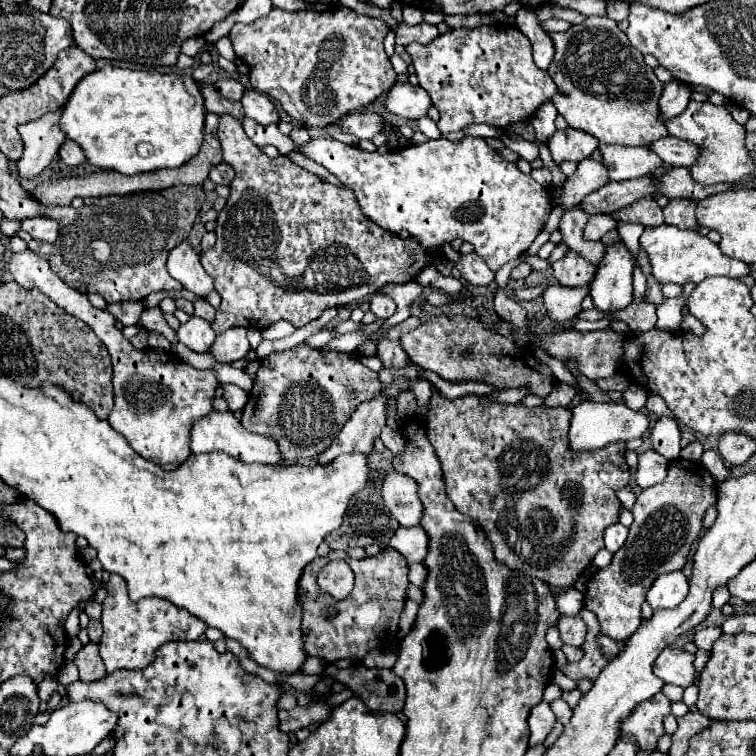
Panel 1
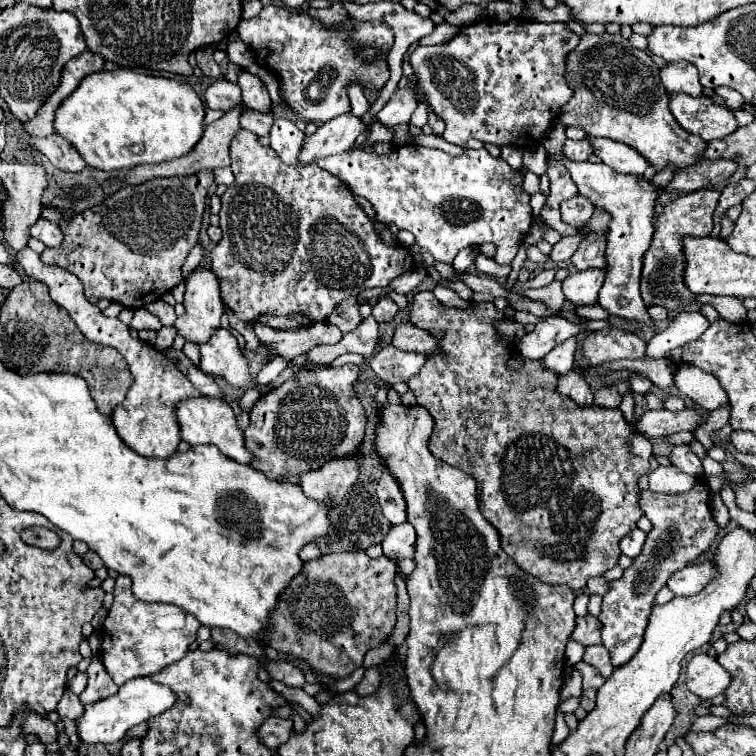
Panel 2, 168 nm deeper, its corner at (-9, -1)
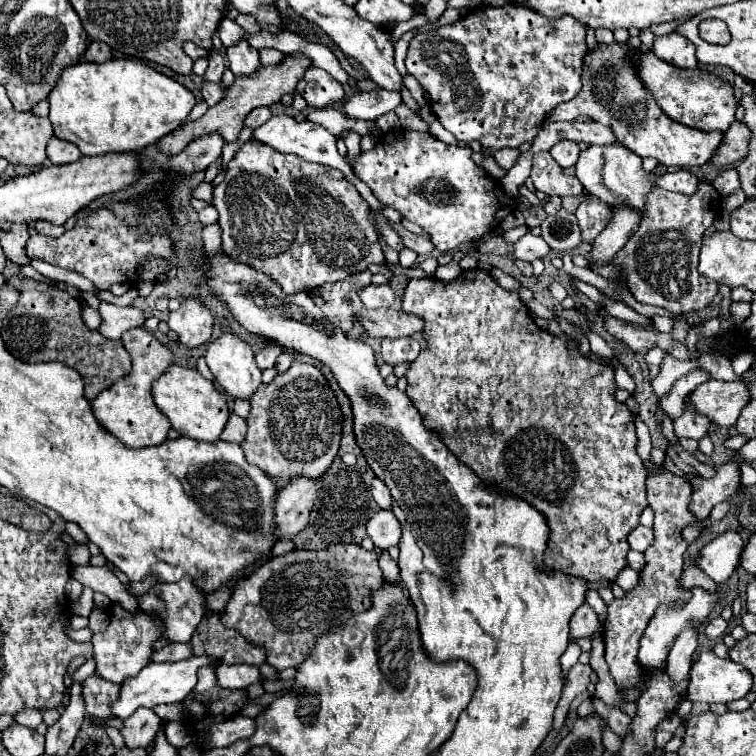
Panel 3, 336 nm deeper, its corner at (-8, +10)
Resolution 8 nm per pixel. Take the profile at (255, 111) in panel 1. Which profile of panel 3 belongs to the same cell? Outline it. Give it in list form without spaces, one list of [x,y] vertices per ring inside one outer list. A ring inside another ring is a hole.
[[[240,41],[238,45],[226,49],[226,55],[230,61],[230,69],[236,77],[252,77],[262,67],[258,51],[246,41]]]

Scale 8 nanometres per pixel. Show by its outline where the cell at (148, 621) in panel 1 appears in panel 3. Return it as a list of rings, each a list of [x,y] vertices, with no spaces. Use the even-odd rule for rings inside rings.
[[[112,603],[110,605],[110,625],[102,633],[92,635],[94,645],[94,661],[96,661],[96,673],[108,681],[122,683],[126,677],[138,673],[144,665],[150,663],[150,657],[154,653],[154,643],[162,637],[166,631],[166,625],[162,617],[146,611],[130,613],[122,605]],[[128,643],[128,647],[126,647]]]

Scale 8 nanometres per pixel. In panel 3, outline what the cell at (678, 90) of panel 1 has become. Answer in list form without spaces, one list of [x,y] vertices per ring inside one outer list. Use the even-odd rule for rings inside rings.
[[[670,33],[668,37],[658,37],[654,41],[654,53],[658,59],[680,69],[694,69],[698,65],[694,45],[686,37],[680,37],[676,33]]]

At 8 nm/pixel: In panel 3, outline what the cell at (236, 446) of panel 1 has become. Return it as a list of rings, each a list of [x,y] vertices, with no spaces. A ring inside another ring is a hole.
[[[174,365],[172,369],[166,371],[166,375],[154,381],[152,395],[158,409],[170,419],[172,427],[184,437],[216,443],[230,417],[224,393],[218,391],[218,387],[212,381],[204,379],[196,369]]]

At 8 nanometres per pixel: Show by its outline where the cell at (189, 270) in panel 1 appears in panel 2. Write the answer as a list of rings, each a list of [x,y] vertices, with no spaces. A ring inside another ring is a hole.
[[[195,270],[185,284],[185,314],[179,316],[173,326],[187,342],[203,344],[221,326],[223,302],[219,280],[211,270]]]

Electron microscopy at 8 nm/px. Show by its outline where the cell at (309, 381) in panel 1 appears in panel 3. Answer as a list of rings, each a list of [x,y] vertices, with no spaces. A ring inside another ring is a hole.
[[[294,361],[288,371],[278,373],[274,391],[260,385],[250,397],[252,409],[248,417],[248,433],[240,447],[246,459],[266,471],[270,477],[292,479],[296,475],[320,477],[324,475],[340,449],[342,439],[342,411],[330,387],[324,387],[322,371],[310,363]]]

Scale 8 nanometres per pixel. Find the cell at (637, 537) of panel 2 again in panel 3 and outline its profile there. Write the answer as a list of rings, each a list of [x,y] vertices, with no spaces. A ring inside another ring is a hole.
[[[638,525],[636,529],[632,529],[628,533],[628,543],[634,551],[640,551],[644,553],[648,547],[650,547],[650,541],[652,541],[652,527],[642,527]]]

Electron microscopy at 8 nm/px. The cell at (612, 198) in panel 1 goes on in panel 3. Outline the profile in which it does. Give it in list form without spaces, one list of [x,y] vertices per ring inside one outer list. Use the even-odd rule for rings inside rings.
[[[736,120],[734,125],[724,133],[724,139],[710,159],[710,163],[716,167],[724,167],[728,163],[740,163],[747,155],[751,136],[748,126]]]

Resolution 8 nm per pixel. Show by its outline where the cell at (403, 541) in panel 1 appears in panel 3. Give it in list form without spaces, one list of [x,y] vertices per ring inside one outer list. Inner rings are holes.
[[[378,511],[368,521],[368,535],[380,549],[398,547],[402,539],[402,525],[392,511]]]

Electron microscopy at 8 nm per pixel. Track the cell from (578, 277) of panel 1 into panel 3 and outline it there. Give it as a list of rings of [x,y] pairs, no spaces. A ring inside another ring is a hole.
[[[590,197],[588,201],[580,203],[576,217],[582,231],[582,243],[592,243],[612,221],[612,209],[596,197]]]

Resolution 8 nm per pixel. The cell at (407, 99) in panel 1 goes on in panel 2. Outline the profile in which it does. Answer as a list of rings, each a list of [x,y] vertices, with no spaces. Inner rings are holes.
[[[411,88],[395,90],[391,100],[383,106],[381,112],[377,112],[377,122],[383,126],[397,126],[397,124],[407,124],[411,120],[411,114],[417,108],[417,98]]]

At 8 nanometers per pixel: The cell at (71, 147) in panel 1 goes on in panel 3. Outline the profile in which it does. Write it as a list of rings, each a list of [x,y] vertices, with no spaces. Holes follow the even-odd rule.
[[[52,137],[48,141],[48,147],[46,147],[46,155],[50,159],[50,163],[54,165],[66,165],[66,163],[74,163],[82,157],[80,149],[76,145],[72,145],[70,141],[64,141],[64,139],[58,139],[58,137]]]

